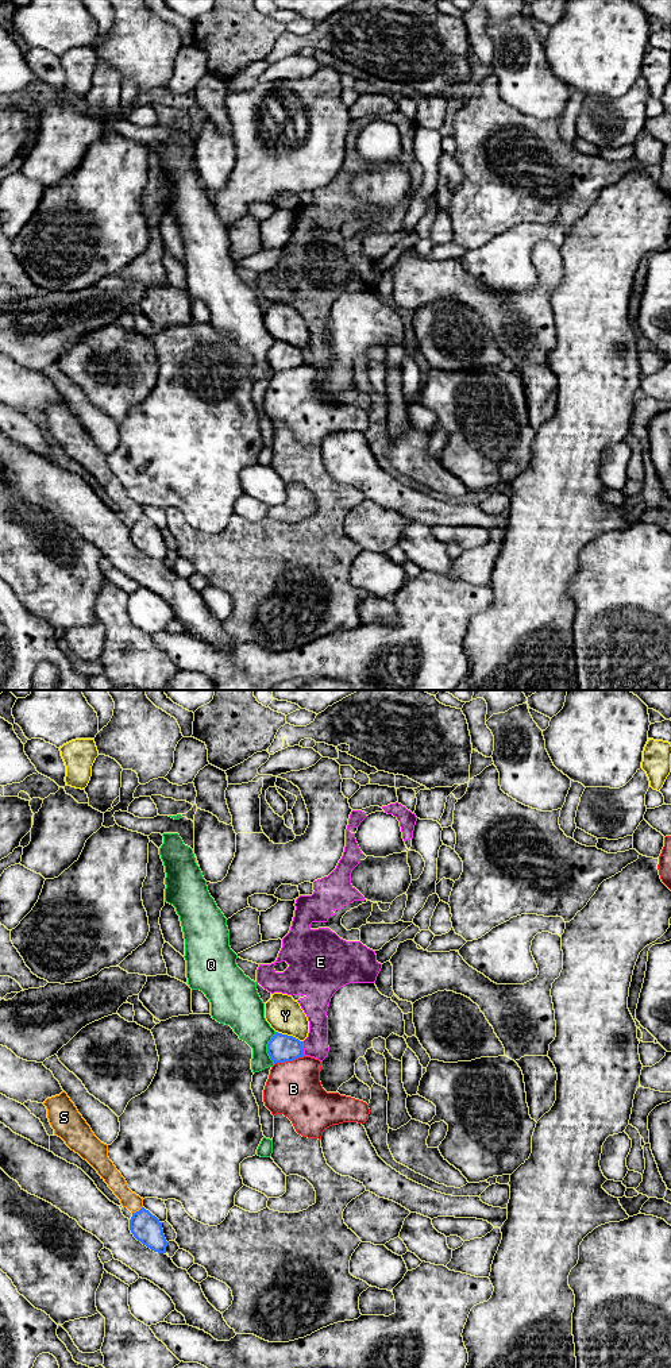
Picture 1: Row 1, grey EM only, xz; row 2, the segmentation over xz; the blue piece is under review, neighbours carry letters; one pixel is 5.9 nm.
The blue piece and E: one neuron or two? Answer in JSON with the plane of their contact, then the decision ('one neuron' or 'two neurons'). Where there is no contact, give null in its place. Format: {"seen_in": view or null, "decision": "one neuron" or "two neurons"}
{"seen_in": "xz", "decision": "two neurons"}

